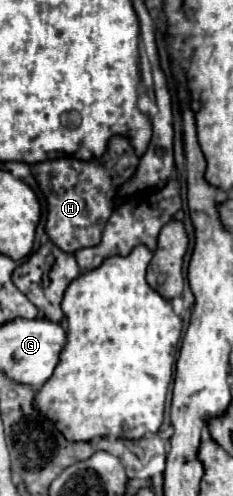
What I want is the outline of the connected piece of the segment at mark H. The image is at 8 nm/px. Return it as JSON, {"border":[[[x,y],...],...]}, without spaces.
{"border":[[[111,137],[109,149],[103,157],[93,161],[77,161],[73,157],[51,159],[31,165],[41,191],[47,197],[47,235],[67,253],[75,253],[81,247],[93,247],[101,241],[101,231],[113,213],[113,195],[117,187],[131,179],[139,163],[127,137]]]}

